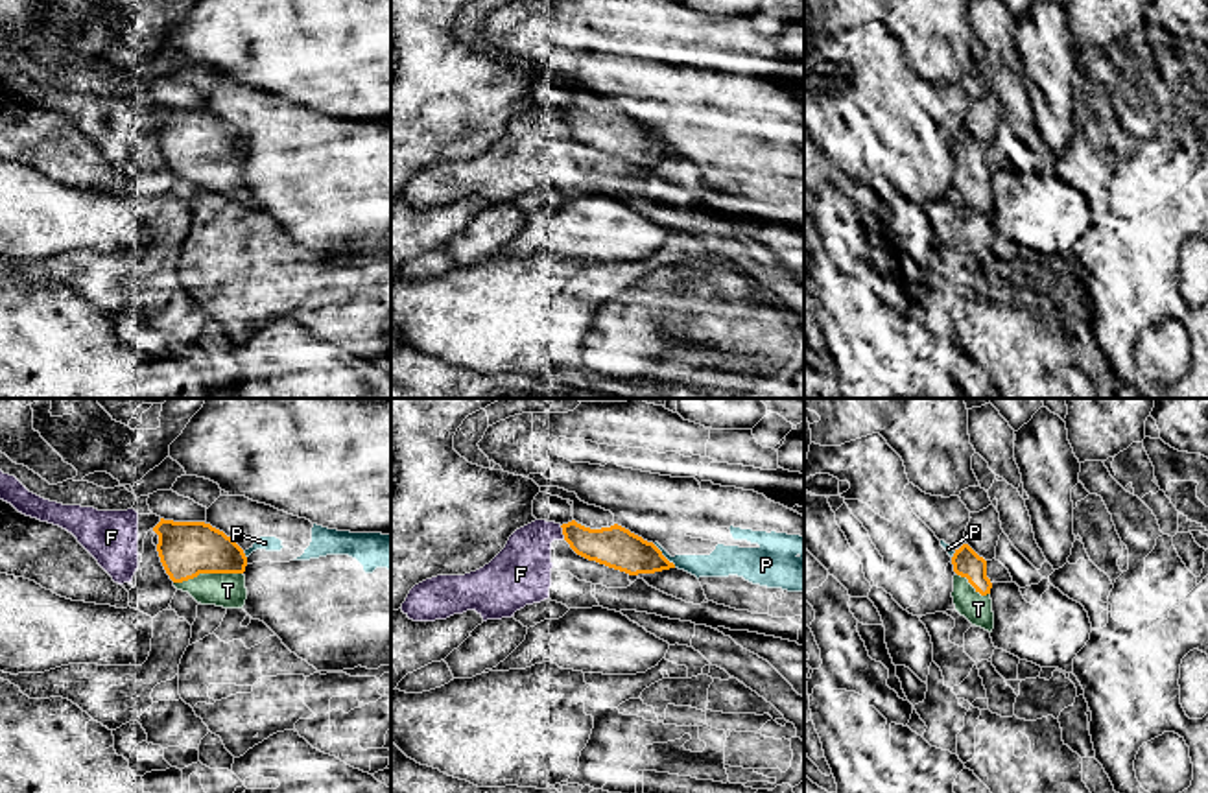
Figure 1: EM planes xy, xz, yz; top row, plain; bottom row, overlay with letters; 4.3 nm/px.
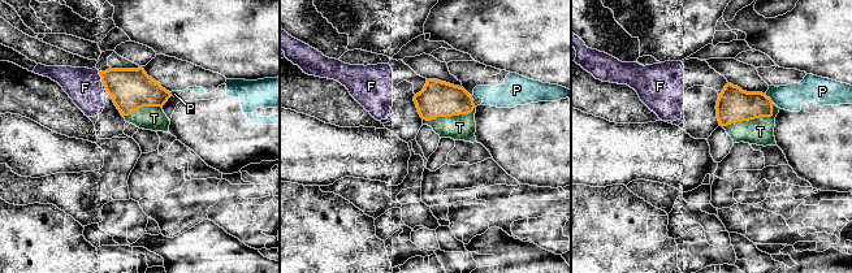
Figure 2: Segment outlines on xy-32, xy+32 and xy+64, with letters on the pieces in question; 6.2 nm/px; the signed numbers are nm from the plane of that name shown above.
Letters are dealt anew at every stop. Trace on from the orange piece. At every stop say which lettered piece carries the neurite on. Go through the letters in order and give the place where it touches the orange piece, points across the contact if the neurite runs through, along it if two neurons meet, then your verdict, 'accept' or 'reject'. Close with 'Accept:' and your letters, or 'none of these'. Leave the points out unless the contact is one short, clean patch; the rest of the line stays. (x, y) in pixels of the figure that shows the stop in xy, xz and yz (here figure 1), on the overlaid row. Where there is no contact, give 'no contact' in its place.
F: xz (563, 532) | reject
P: xz (663, 556) | along xz (653, 544), (675, 567) | reject
T: xy (207, 572) | accept
Accept: T

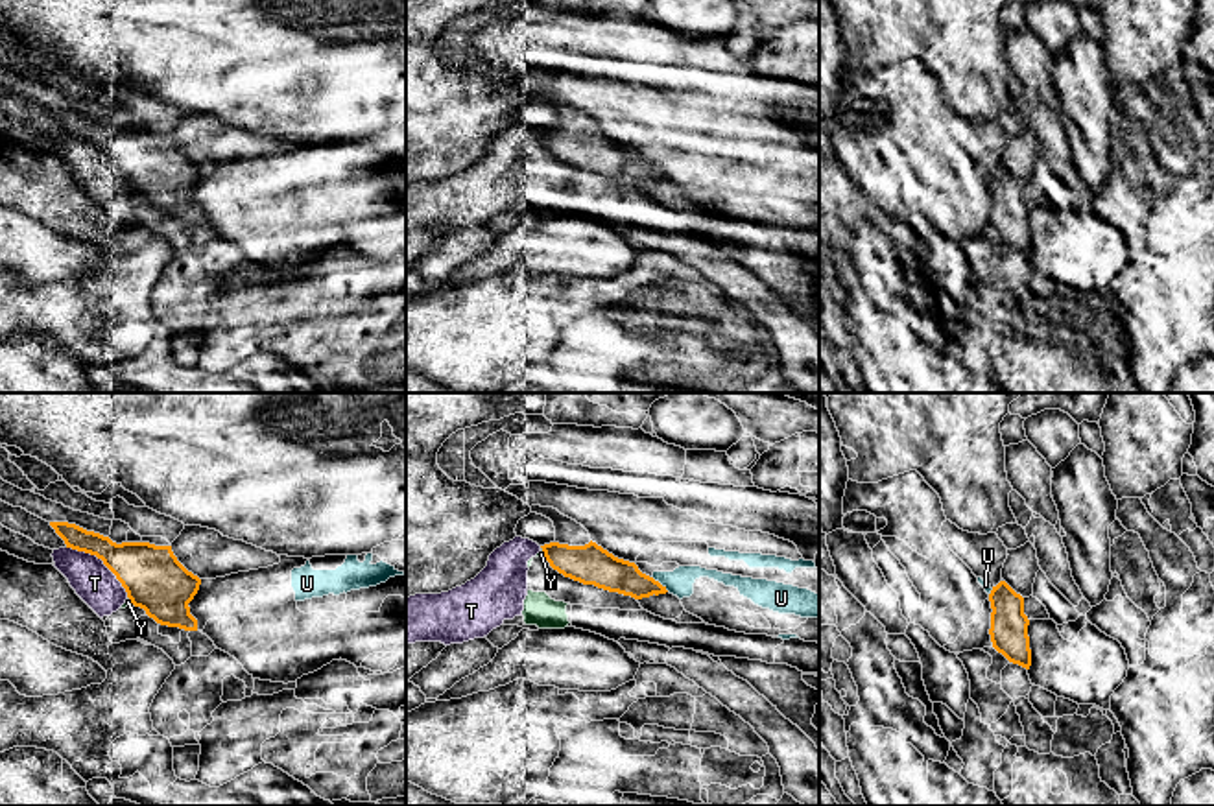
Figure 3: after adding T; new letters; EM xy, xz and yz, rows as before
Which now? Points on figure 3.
T: xy (102, 559) | reject
U: xz (659, 583) | along xz (652, 576), (668, 591) | reject
Y: xz (543, 550) | along xz (541, 546), (545, 556) | reject
Accept: none of these

